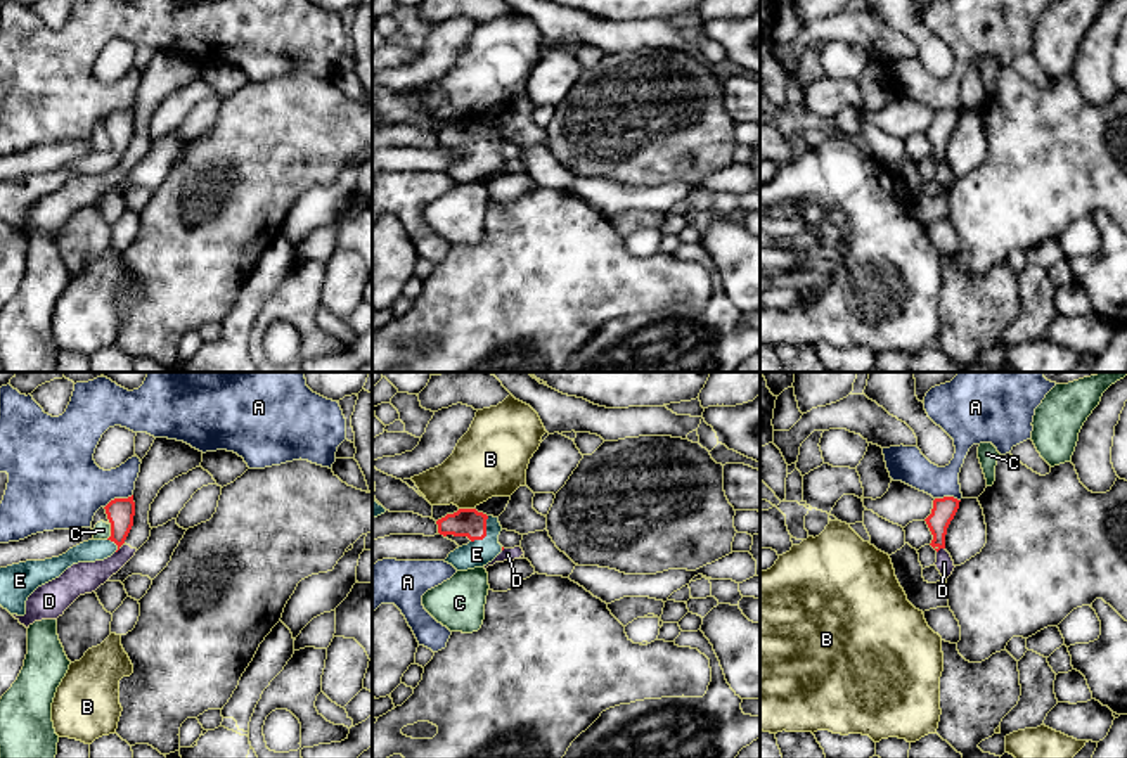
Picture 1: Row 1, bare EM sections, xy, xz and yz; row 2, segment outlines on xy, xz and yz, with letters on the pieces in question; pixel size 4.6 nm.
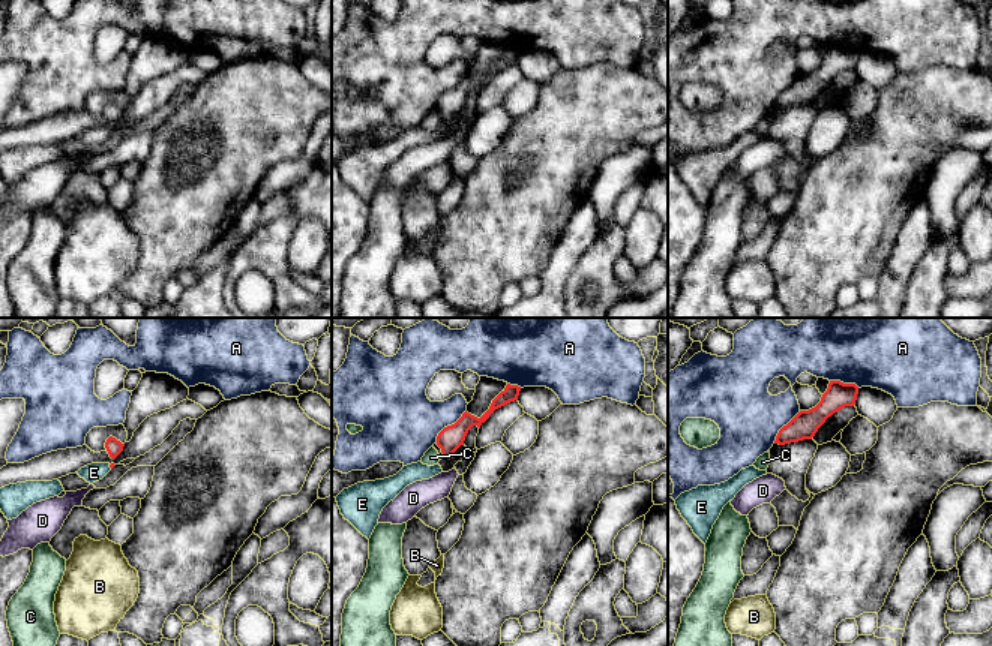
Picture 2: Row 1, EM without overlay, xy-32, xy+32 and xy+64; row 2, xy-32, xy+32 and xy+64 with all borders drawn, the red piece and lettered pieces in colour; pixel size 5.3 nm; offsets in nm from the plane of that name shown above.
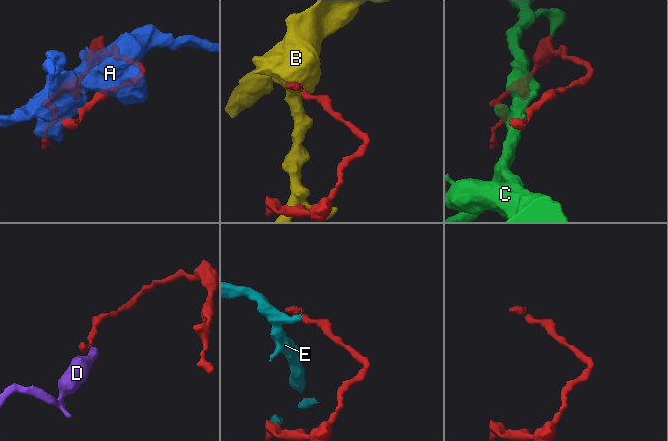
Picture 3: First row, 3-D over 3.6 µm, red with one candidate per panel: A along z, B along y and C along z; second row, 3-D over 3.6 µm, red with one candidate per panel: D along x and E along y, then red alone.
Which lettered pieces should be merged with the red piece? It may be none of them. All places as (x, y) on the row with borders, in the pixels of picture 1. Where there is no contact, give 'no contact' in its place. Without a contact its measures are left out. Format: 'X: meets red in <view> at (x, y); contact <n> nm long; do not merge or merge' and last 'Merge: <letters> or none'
A: meets red in xy at (118, 499); contact 150 nm long; do not merge
B: meets red in xz at (466, 509); contact 70 nm long; do not merge
C: meets red in xy at (111, 532); contact 80 nm long; do not merge
D: meets red in yz at (940, 547); contact 50 nm long; do not merge
E: meets red in xz at (485, 533); contact 150 nm long; merge
Merge: E

